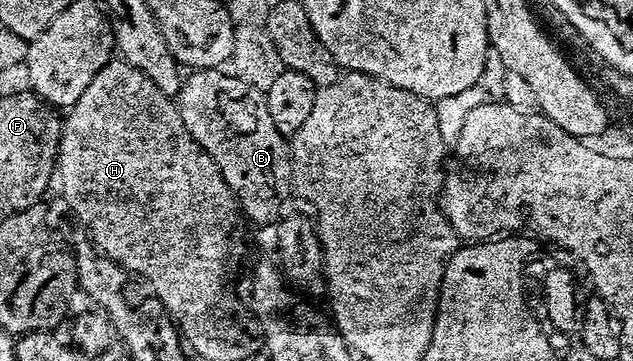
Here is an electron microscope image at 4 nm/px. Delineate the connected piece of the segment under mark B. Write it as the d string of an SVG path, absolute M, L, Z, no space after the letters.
M223 68L189 72L178 94L178 108L186 131L214 159L236 198L239 212L259 223L271 222L288 193L290 197L293 192L290 145L285 134L274 127L274 119L266 111L264 94L265 90L242 83L242 79Z

